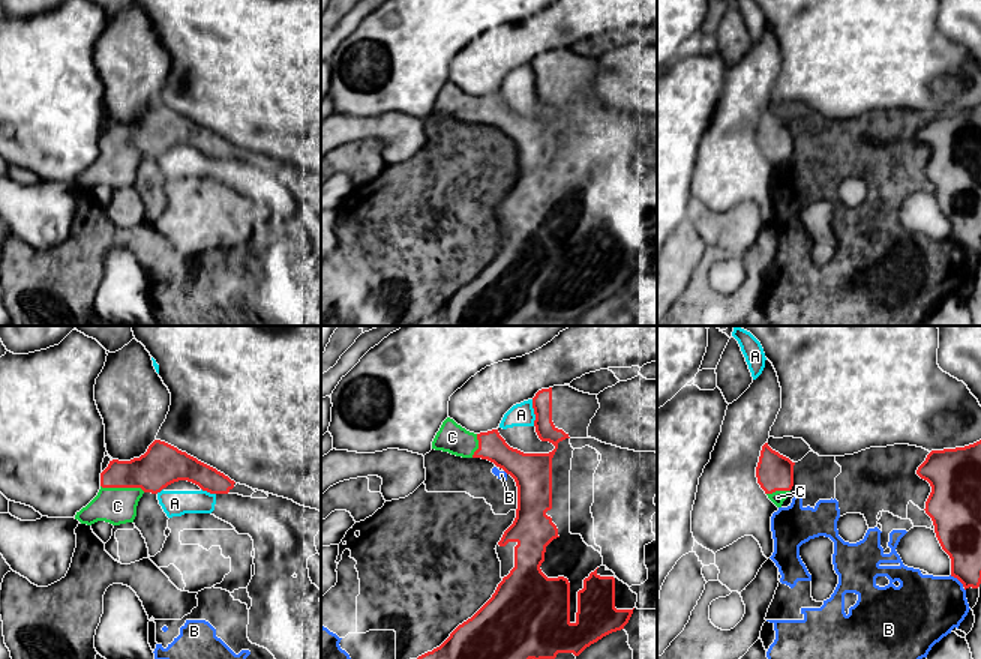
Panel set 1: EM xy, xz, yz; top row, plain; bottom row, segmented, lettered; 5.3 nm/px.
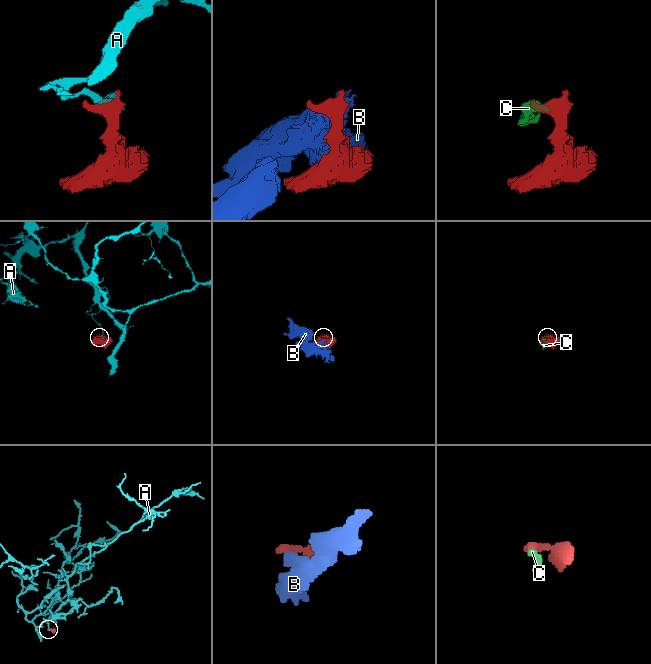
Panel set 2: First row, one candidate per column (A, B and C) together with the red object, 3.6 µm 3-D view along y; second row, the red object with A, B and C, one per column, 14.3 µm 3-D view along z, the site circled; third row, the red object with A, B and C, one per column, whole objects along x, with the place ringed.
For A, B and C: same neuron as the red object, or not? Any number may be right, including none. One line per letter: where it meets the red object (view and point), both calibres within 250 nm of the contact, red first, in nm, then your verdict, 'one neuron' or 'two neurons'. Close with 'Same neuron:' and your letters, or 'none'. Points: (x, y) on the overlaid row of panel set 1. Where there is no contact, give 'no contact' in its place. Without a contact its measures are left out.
A: xz (534, 413) | 110/130 nm | two neurons
B: yz (957, 578) | 240/360 nm | two neurons
C: xy (123, 487) | 220/190 nm | one neuron
Same neuron: C

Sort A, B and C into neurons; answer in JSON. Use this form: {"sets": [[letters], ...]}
{"sets": [["A"], ["B"], ["C"]]}

